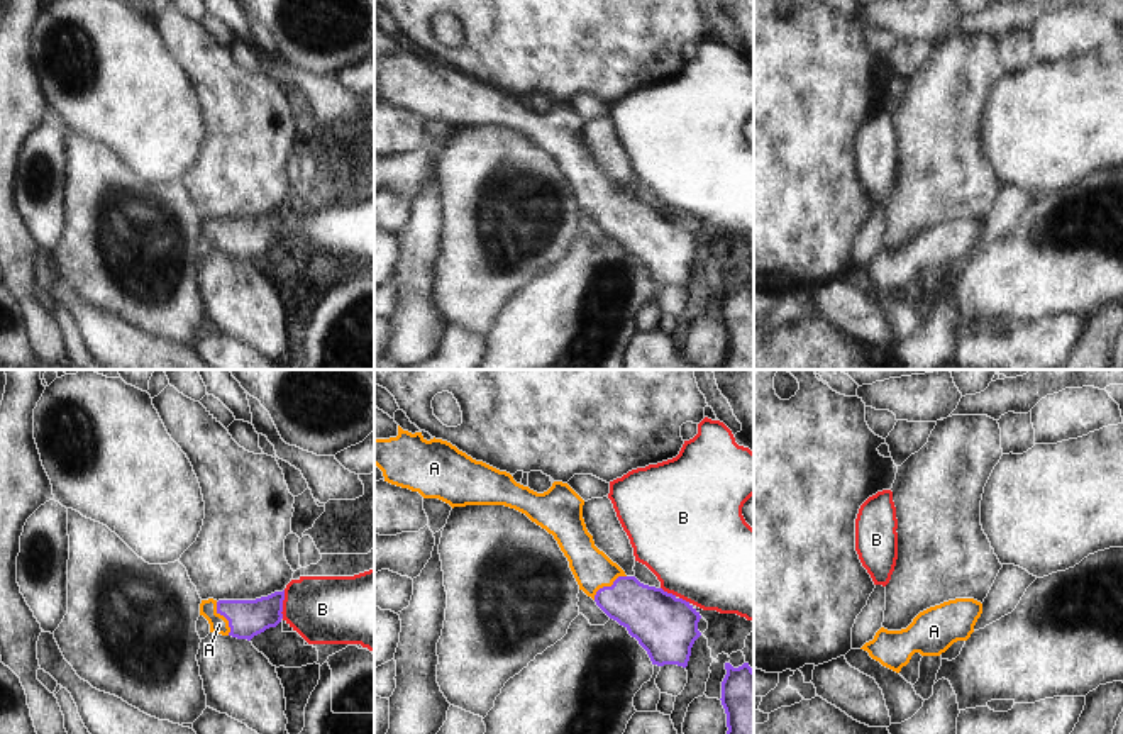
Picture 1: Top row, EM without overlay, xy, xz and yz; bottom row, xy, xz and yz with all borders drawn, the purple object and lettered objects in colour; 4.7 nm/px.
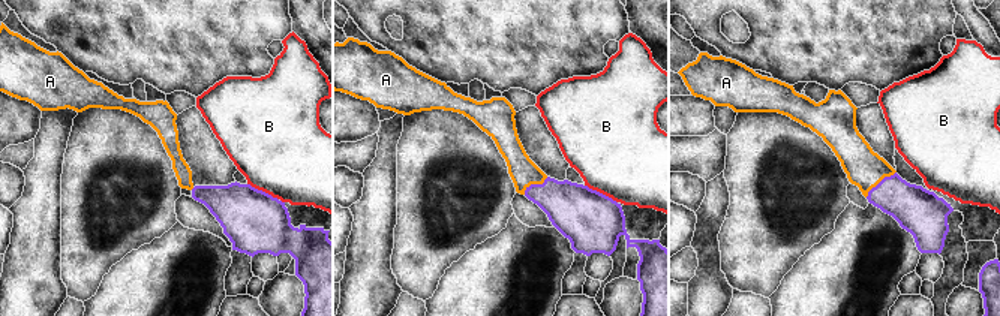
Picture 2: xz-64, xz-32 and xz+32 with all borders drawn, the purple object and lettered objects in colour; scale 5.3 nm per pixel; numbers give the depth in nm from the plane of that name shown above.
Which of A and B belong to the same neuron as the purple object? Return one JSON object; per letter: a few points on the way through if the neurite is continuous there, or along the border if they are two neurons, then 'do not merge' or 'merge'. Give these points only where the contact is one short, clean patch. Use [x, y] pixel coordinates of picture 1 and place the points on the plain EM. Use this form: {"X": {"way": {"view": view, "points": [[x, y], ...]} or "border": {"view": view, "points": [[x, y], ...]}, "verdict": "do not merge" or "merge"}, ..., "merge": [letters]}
{"A": {"way": {"view": "xz", "points": [[651, 236], [607, 207], [591, 189]]}, "verdict": "merge"}, "B": {"border": {"view": "xy", "points": [[285, 211], [282, 238]]}, "verdict": "do not merge"}, "merge": ["A"]}

